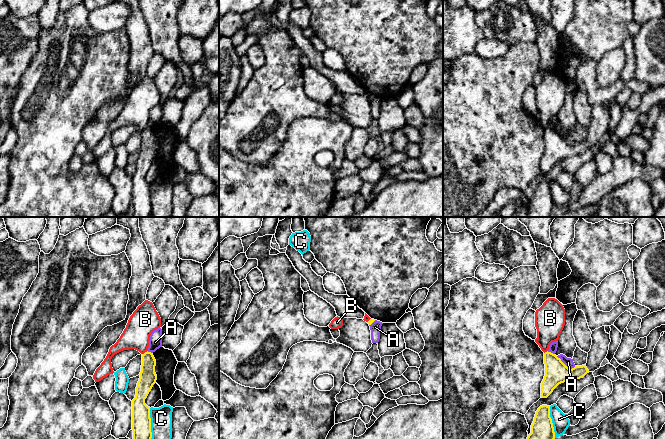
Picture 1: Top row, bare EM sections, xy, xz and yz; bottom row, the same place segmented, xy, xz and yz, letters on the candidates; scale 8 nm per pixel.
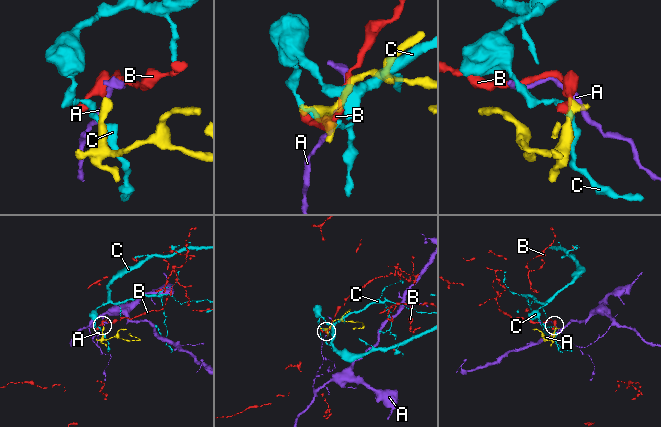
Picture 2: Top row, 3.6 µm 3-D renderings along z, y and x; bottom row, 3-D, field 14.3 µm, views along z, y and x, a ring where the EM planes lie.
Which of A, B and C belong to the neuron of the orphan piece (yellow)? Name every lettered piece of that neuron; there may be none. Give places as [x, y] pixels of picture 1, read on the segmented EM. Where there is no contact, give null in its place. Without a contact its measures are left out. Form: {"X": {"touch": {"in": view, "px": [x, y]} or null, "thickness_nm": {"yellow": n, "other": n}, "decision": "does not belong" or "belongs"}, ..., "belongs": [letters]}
{"A": {"touch": {"in": "yz", "px": [565, 365]}, "thickness_nm": {"yellow": 190, "other": 70}, "decision": "does not belong"}, "B": {"touch": {"in": "xy", "px": [145, 352]}, "thickness_nm": {"yellow": 140, "other": 220}, "decision": "does not belong"}, "C": {"touch": {"in": "yz", "px": [551, 422]}, "thickness_nm": {"yellow": 180, "other": 130}, "decision": "does not belong"}, "belongs": []}

